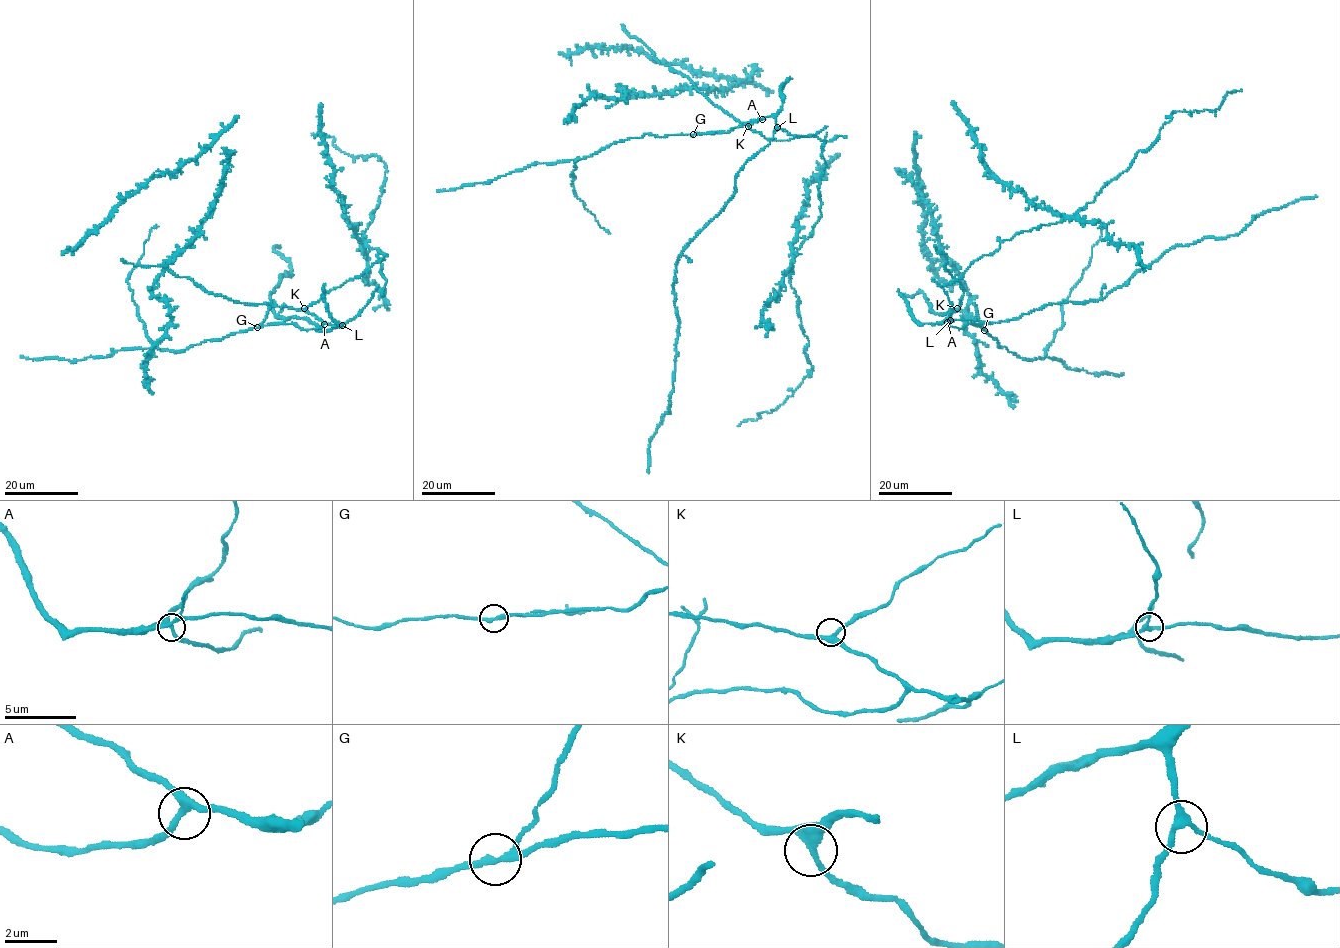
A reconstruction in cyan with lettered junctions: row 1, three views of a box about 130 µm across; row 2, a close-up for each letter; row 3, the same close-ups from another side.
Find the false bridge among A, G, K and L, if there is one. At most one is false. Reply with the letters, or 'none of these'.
G

